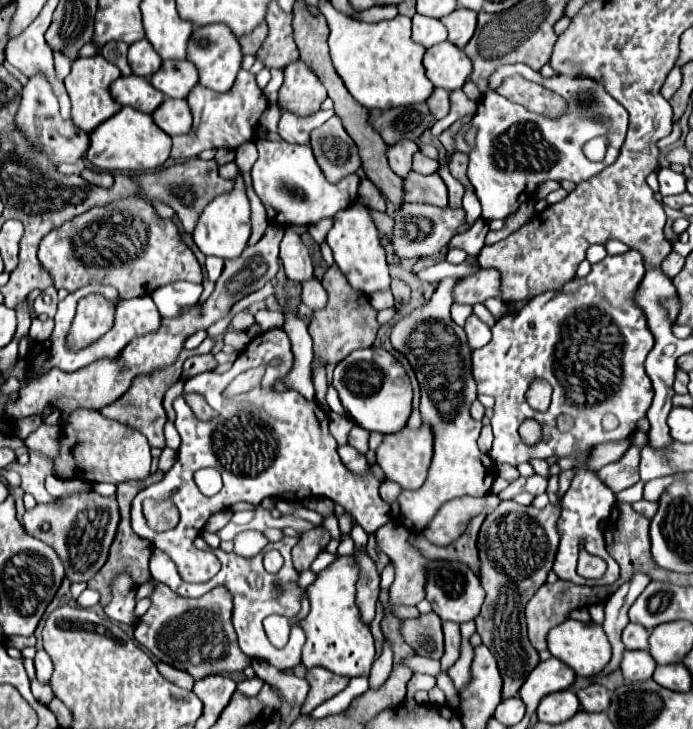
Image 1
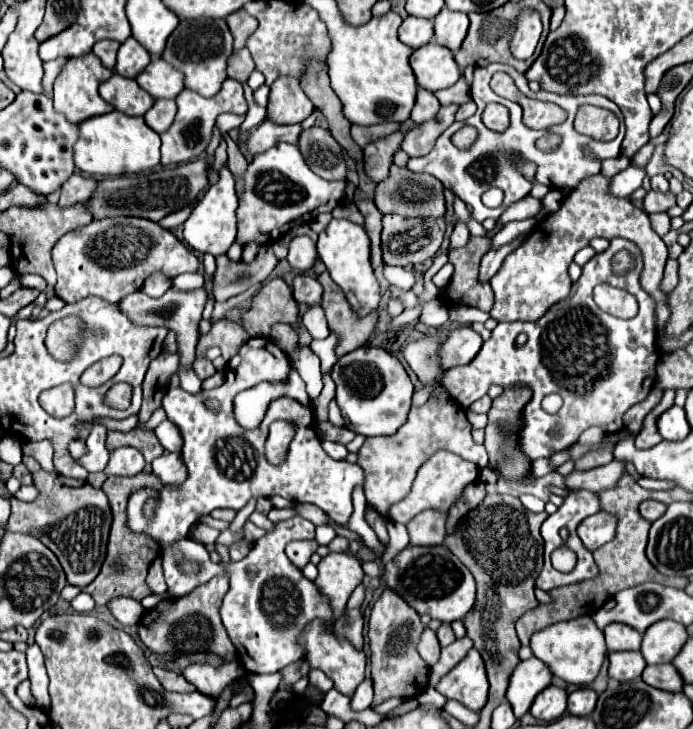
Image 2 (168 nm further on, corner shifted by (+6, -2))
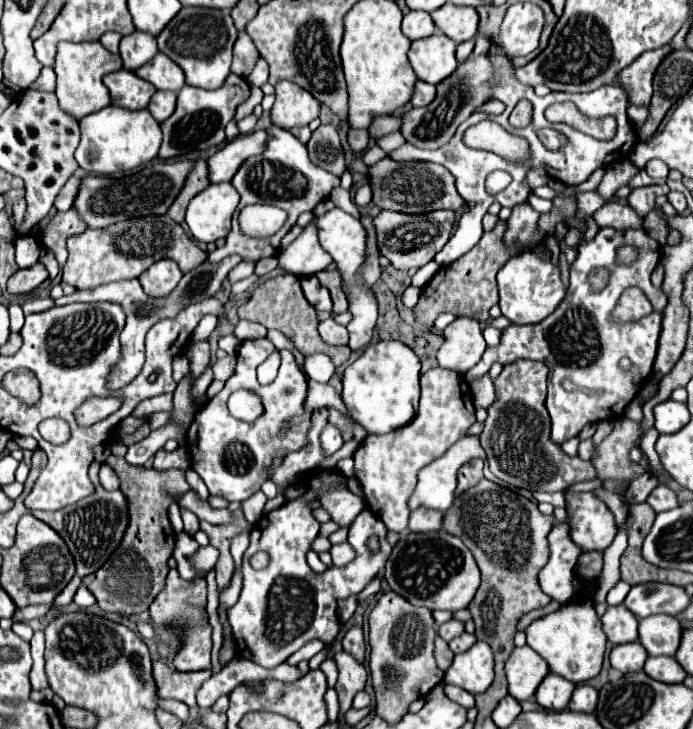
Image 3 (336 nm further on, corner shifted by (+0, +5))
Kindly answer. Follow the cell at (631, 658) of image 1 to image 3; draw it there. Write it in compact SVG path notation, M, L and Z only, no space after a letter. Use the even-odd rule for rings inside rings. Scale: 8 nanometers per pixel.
M639 642L633 644L619 644L613 646L609 654L609 662L619 672L639 672L647 660L647 652Z

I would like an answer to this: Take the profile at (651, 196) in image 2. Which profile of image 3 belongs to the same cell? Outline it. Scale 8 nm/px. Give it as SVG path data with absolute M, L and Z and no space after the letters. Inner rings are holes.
M653 184L653 186L645 186L645 188L633 188L631 194L627 196L627 204L641 218L645 218L655 208L655 198L665 196L667 192L669 192L667 184Z

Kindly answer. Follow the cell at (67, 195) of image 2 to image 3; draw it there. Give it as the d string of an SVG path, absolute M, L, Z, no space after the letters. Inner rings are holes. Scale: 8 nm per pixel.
M71 176L71 178L67 180L67 184L61 188L61 192L59 192L57 198L55 198L55 208L57 208L59 212L65 212L65 210L71 208L73 200L75 200L75 196L77 196L77 190L79 190L79 182L81 182L79 178Z

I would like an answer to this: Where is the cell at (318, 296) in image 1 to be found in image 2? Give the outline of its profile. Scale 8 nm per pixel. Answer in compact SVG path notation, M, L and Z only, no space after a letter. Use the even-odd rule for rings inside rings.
M309 305L303 313L303 325L313 335L313 339L325 339L329 335L329 327L325 321L325 311L319 305Z

